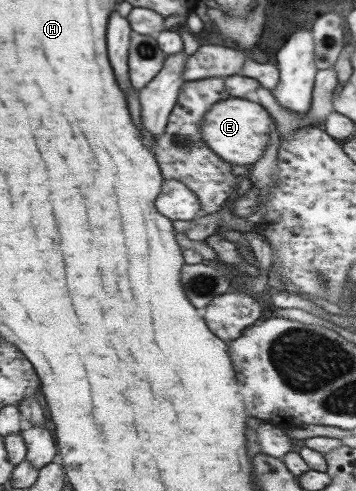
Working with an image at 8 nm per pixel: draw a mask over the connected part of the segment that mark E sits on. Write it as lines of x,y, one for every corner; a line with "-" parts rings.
229,97
215,103
202,122
202,137
222,160
247,167
258,163
270,145
270,133
274,131
274,118
256,100

